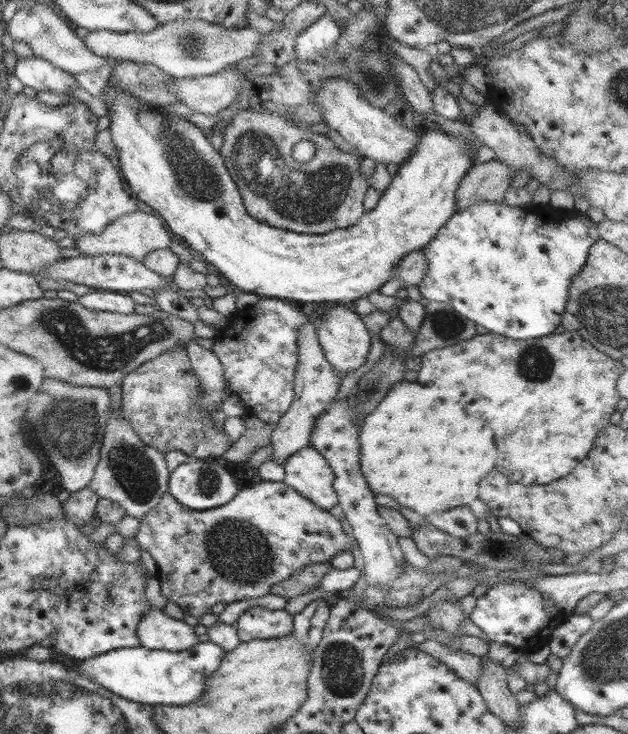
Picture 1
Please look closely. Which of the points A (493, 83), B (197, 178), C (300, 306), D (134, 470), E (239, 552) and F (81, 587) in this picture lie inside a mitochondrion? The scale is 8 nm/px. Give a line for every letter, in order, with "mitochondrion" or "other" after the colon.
A: other
B: mitochondrion
C: other
D: mitochondrion
E: mitochondrion
F: other

